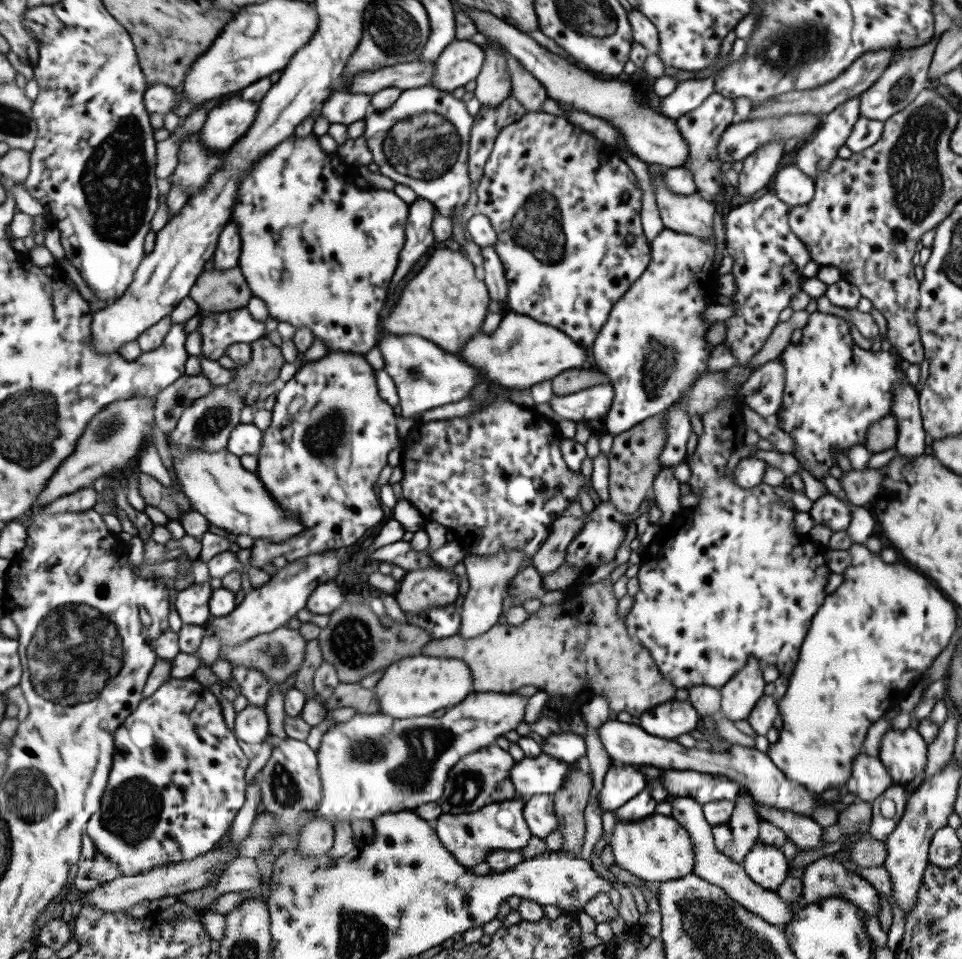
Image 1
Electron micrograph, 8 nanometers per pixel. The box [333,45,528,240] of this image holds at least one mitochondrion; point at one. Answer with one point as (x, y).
(422, 145)

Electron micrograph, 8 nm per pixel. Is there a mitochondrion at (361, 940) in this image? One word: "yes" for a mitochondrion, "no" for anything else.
yes

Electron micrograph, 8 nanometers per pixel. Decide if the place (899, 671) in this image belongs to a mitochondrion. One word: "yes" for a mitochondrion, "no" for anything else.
no

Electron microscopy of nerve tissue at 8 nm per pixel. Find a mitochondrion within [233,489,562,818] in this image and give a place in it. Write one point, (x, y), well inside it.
(370, 747)

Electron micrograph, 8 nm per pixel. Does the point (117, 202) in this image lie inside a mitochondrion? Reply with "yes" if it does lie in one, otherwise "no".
yes

